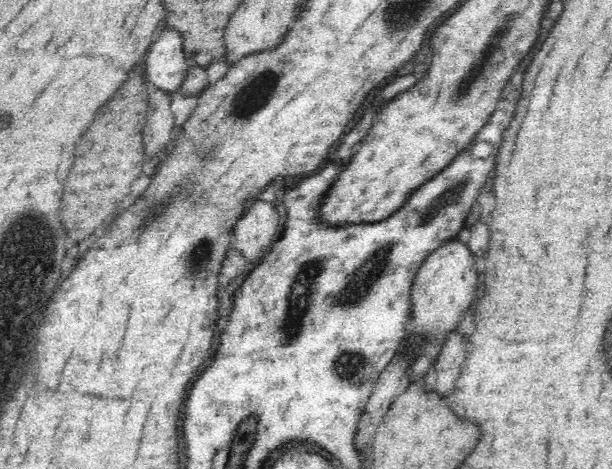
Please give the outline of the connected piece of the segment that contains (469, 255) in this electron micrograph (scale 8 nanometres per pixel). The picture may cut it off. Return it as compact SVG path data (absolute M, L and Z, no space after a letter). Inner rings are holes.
M476 220L470 227L468 242L462 242L457 236L442 242L422 260L414 282L411 285L413 309L411 314L414 322L414 332L427 332L429 341L421 350L420 355L427 355L435 359L439 348L433 348L439 340L445 340L445 330L452 331L461 321L462 312L471 309L472 300L476 294L478 284L478 270L476 270L476 255L484 254L490 240L490 228Z

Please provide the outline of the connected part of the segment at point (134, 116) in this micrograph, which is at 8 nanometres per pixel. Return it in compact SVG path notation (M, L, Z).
M139 66L118 90L118 94L98 110L94 122L78 142L76 162L66 178L62 200L62 224L72 244L78 244L94 234L130 194L130 184L140 174L144 164L144 133L147 100L151 86L142 79Z

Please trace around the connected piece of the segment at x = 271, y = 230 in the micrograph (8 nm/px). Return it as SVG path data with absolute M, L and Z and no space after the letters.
M256 201L234 227L232 236L235 249L248 262L262 258L277 239L280 218L272 203Z

